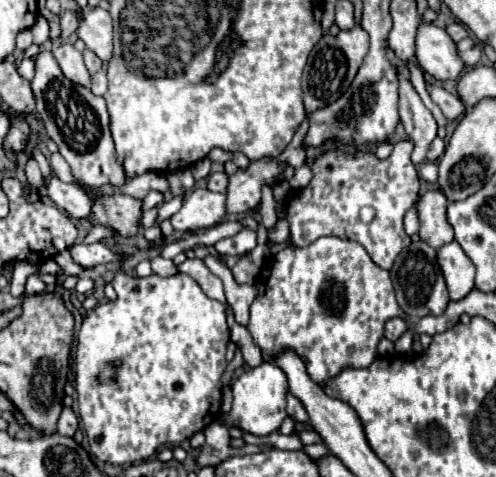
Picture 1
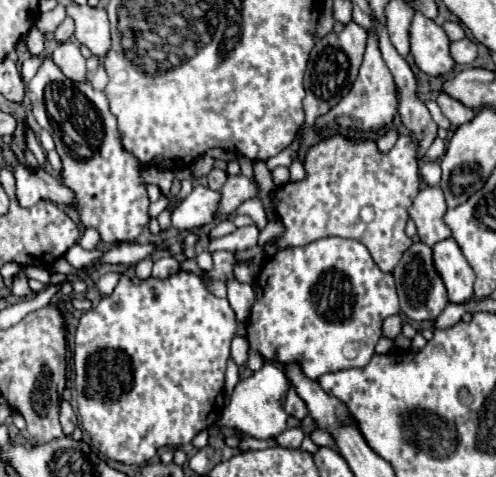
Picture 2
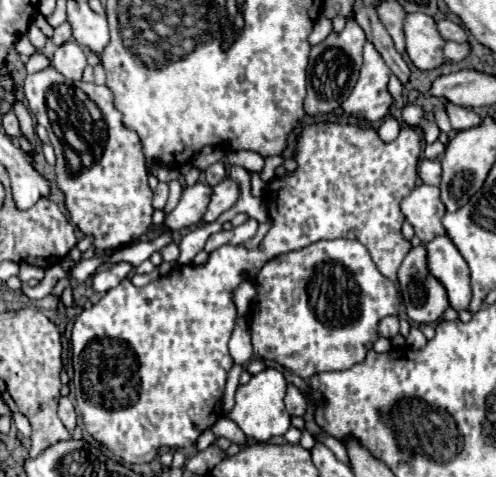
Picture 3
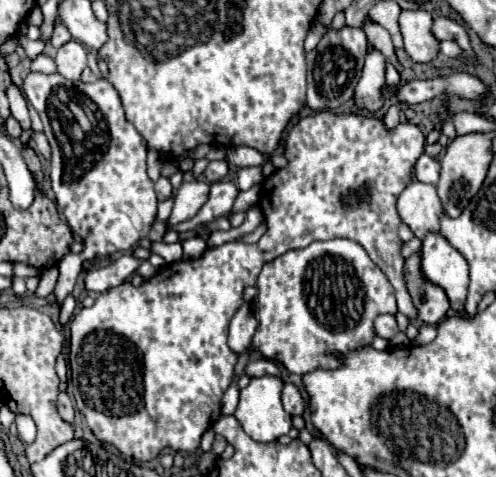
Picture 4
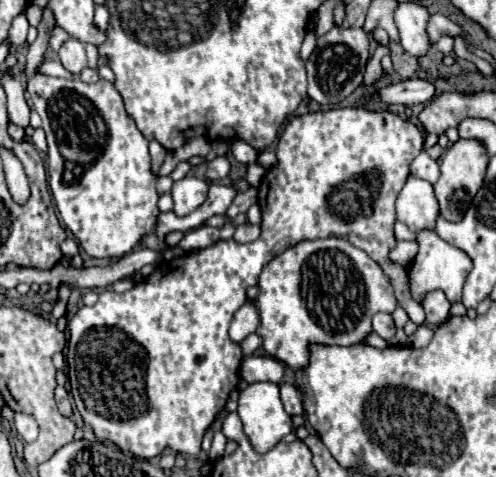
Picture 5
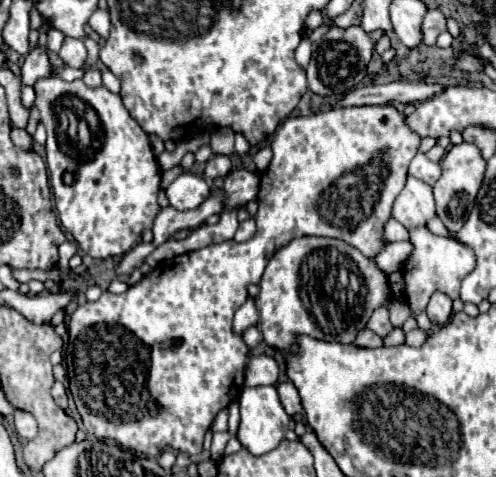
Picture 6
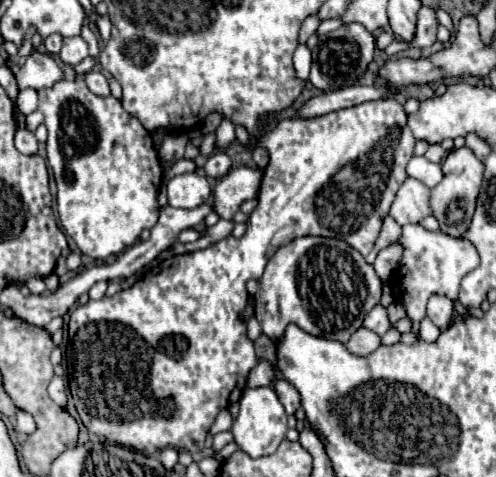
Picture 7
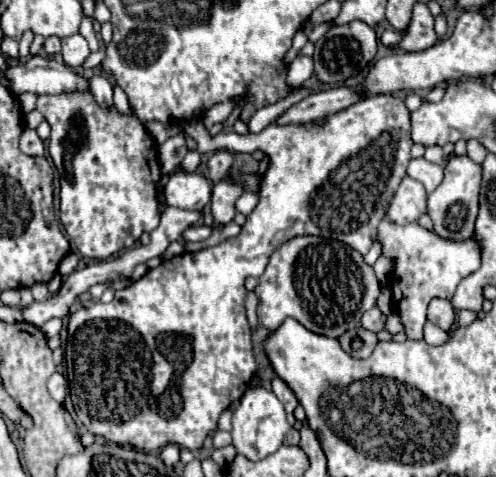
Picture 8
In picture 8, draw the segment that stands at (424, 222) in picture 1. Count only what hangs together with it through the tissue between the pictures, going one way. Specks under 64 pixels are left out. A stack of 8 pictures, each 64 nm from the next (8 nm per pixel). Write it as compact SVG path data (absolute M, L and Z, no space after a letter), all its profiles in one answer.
M406 176L390 202L388 218L396 224L408 224L416 222L424 212L426 212L424 186L418 180Z

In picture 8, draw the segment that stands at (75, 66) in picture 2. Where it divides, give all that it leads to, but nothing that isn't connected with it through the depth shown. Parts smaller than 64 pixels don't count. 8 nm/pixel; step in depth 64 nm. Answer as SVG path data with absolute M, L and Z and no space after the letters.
M80 34L62 38L62 58L68 66L82 66L88 54L88 42Z

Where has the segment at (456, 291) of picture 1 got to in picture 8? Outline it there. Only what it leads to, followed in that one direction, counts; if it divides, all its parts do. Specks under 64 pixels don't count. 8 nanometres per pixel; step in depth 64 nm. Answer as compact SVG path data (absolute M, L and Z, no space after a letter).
M384 218L380 222L378 228L378 242L382 242L384 246L384 254L390 256L394 260L394 284L392 284L392 302L394 308L398 312L398 316L402 318L402 324L406 328L406 336L410 340L422 340L422 328L426 322L426 308L428 302L432 298L452 298L456 292L456 286L460 284L460 280L472 272L476 272L476 268L480 268L480 248L474 240L464 240L464 242L454 242L454 240L446 240L430 230L424 230L420 224L412 222L412 224L394 224L388 218Z

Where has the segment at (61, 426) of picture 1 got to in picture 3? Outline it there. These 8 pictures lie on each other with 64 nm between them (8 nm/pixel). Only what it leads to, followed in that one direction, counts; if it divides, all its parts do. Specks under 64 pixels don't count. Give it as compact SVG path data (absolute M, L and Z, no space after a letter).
M60 398L58 416L60 416L62 424L68 428L68 432L72 432L76 428L76 412L74 412L74 406L72 406L72 402L68 398Z

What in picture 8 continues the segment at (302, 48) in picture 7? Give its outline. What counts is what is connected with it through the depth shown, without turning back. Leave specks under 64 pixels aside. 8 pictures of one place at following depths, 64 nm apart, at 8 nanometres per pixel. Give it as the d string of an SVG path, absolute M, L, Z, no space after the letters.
M298 54L298 56L292 60L292 64L290 64L286 82L288 82L292 88L300 88L302 82L306 82L310 76L312 76L312 58L310 58L310 56L304 56L304 54Z

